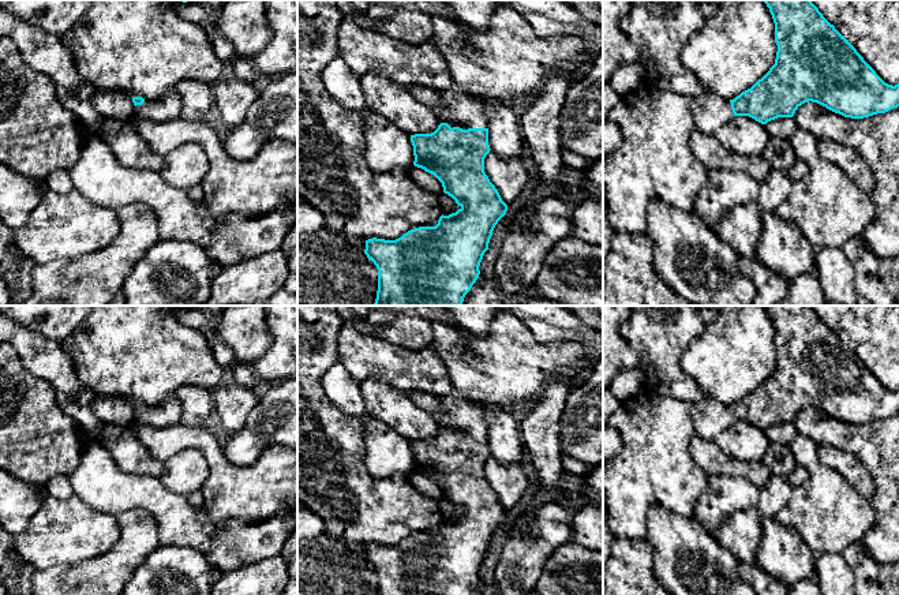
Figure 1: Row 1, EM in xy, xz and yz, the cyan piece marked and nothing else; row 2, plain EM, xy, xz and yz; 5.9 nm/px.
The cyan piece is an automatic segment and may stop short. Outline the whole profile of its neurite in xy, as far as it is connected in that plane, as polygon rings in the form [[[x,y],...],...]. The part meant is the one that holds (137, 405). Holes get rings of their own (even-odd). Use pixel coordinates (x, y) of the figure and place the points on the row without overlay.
[[[175,396],[165,397],[160,404],[147,407],[142,403],[132,403],[135,411],[134,422],[154,427],[171,427],[181,423],[181,404]]]

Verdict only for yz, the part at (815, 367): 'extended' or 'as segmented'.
extended

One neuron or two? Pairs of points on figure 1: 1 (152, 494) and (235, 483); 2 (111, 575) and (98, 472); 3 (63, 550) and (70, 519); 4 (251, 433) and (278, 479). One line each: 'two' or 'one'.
1: two
2: two
3: one
4: two

